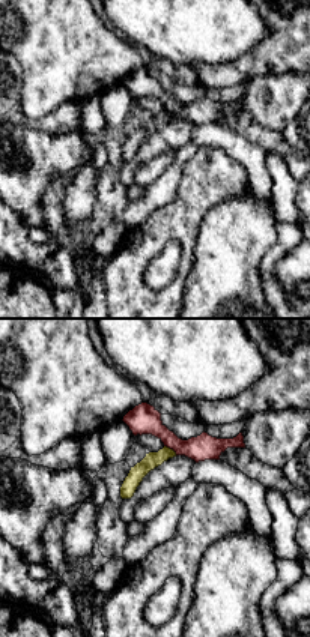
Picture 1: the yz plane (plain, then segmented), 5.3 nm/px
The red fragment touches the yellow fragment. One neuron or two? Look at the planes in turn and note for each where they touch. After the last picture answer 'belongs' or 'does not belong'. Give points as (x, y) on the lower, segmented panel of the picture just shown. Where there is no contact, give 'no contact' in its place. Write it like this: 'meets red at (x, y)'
meets red at (170, 448)

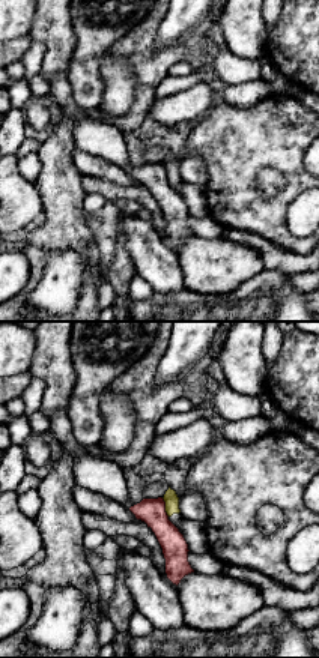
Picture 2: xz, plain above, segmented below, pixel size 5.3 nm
meets red at (164, 507)

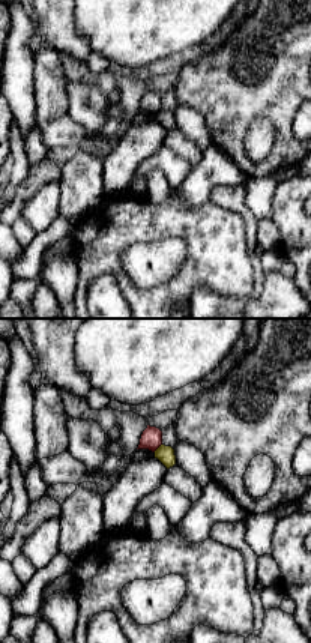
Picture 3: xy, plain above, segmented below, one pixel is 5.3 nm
meets red at (157, 448)

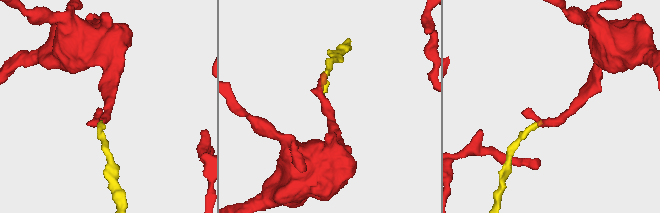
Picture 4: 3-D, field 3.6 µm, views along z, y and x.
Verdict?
does not belong

